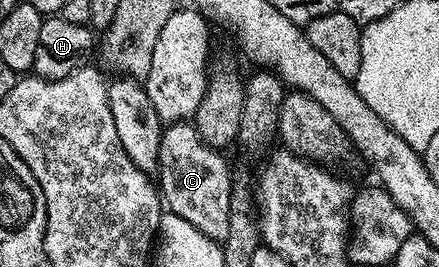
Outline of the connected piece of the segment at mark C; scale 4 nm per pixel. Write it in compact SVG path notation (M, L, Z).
M171 122L163 129L157 169L157 188L162 203L173 214L185 218L185 222L197 226L201 234L220 242L229 238L233 207L231 168L223 156L226 155L220 149L210 148L199 137L194 123Z

